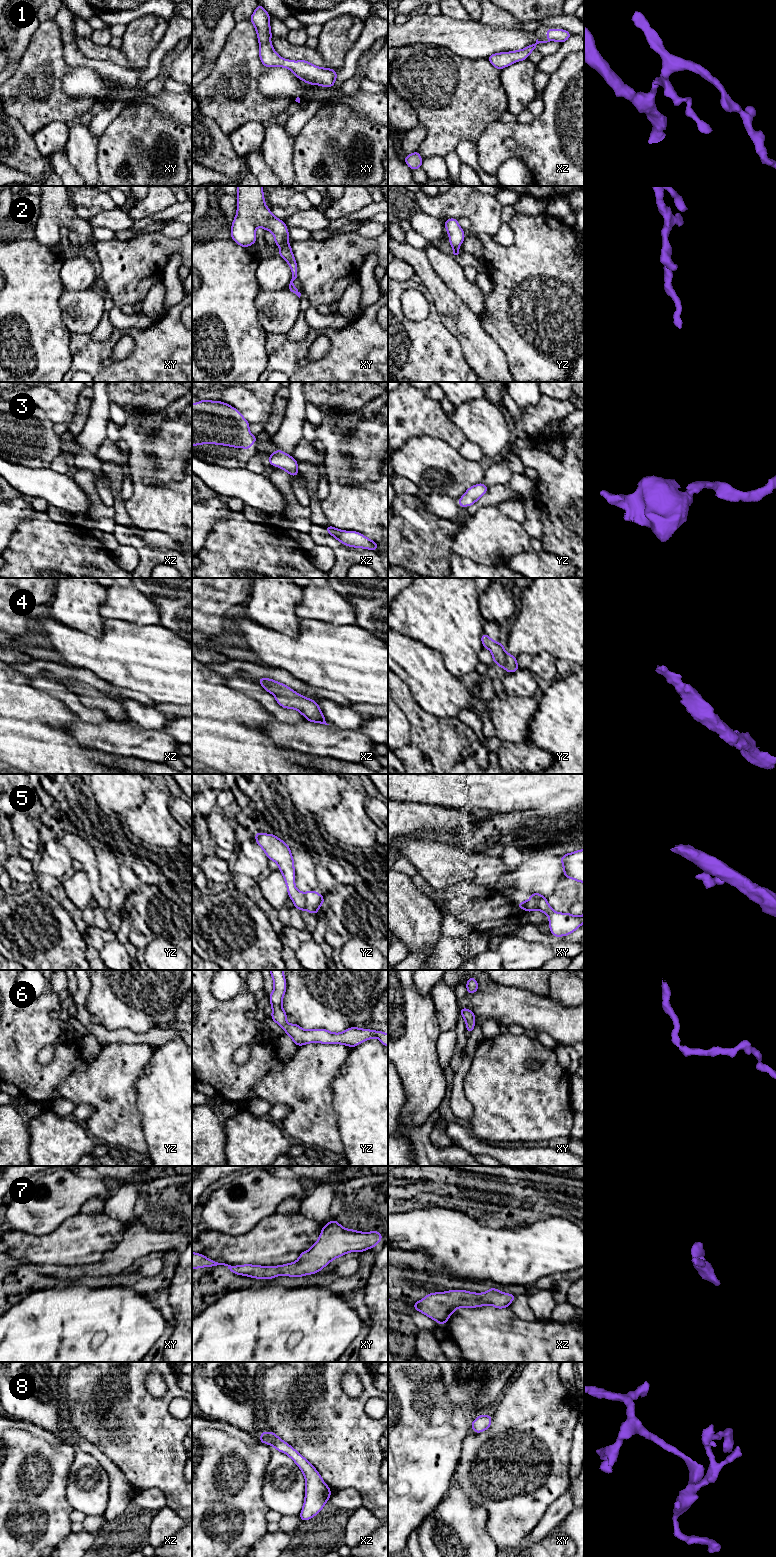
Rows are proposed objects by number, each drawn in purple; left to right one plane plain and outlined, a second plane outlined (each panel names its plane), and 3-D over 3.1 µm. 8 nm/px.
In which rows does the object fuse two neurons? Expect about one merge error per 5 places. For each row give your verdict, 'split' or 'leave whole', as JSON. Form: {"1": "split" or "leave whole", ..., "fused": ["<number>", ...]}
{"1": "leave whole", "2": "leave whole", "3": "leave whole", "4": "leave whole", "5": "split", "6": "leave whole", "7": "leave whole", "8": "leave whole", "fused": ["5"]}

